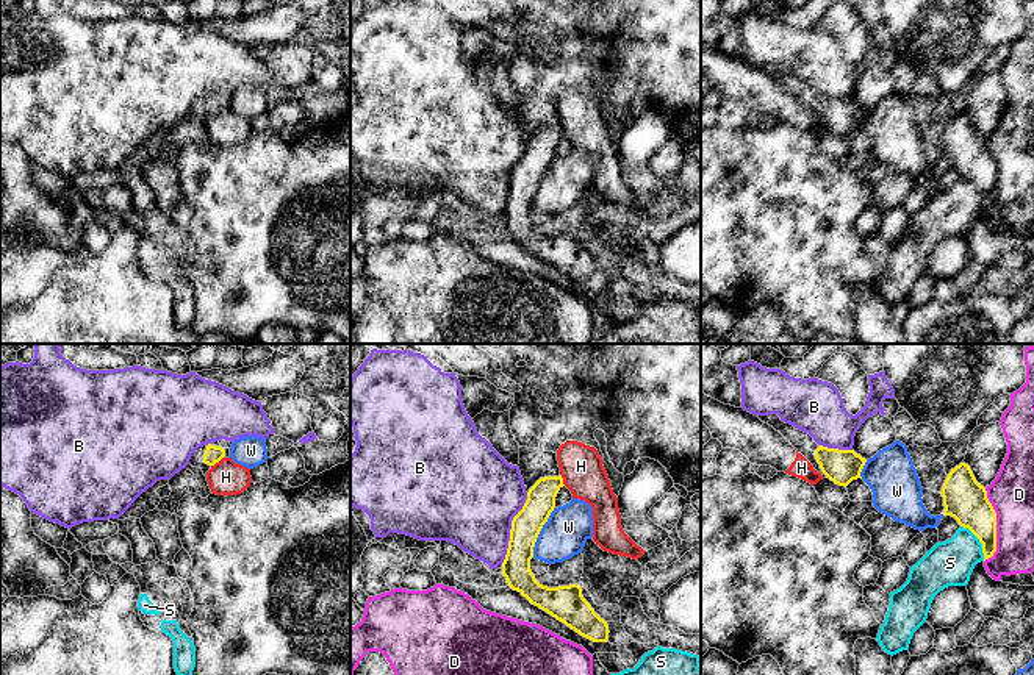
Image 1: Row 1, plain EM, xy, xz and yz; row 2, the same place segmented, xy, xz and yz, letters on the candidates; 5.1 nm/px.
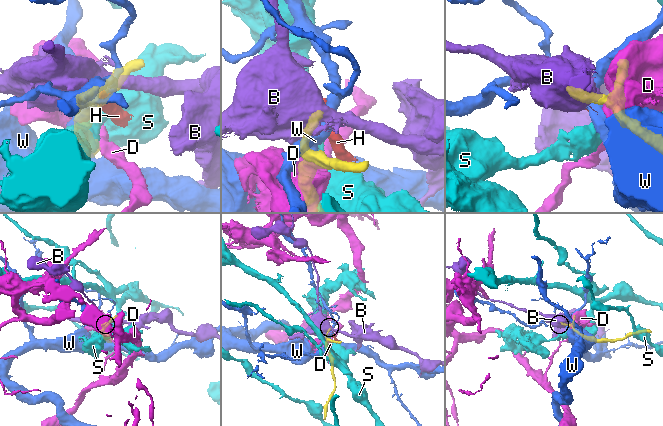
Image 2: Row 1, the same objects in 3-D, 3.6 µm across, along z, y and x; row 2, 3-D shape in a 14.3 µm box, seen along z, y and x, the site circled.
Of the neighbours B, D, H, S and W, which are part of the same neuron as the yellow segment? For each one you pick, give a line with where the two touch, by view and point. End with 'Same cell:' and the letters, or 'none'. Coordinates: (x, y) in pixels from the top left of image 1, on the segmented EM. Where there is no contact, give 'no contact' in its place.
Same cell: none

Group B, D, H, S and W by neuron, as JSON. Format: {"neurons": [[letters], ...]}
{"neurons": [["B"], ["D"], ["H"], ["S"], ["W"]]}

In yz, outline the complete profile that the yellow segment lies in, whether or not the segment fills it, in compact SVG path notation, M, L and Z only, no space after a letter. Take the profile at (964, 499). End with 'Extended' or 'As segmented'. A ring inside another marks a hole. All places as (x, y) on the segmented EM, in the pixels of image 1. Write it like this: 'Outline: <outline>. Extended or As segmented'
Outline: M960 462L948 473L943 488L943 514L968 528L982 544L984 561L996 552L996 512L970 466Z. As segmented

